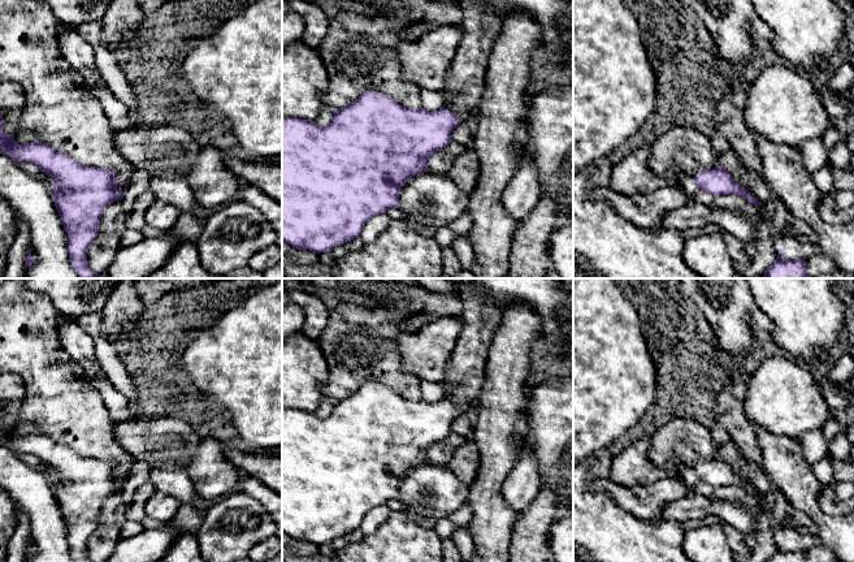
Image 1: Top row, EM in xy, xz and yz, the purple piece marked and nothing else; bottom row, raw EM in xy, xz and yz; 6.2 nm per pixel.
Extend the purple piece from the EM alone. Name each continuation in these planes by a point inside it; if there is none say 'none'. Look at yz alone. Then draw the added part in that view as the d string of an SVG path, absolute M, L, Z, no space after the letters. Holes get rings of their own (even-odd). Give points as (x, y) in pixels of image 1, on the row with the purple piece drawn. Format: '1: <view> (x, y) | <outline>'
1: yz (689, 187) | M684 177L676 182L688 199L693 199L695 194L702 193L694 178Z

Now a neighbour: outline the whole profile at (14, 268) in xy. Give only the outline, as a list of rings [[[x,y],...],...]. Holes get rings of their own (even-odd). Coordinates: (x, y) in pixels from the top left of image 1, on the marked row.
[[[16,216],[17,234],[8,251],[6,265],[3,278],[23,278],[25,260],[30,245],[30,233],[27,224]]]

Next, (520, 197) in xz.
[[[524,164],[517,168],[513,178],[504,189],[500,202],[504,211],[521,222],[537,206],[539,198],[538,172],[534,165]]]

